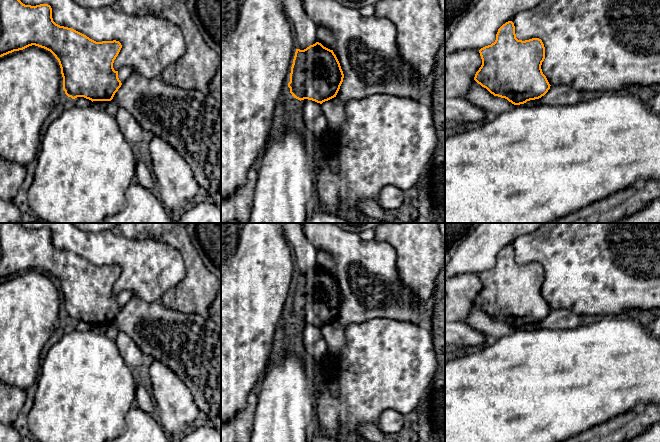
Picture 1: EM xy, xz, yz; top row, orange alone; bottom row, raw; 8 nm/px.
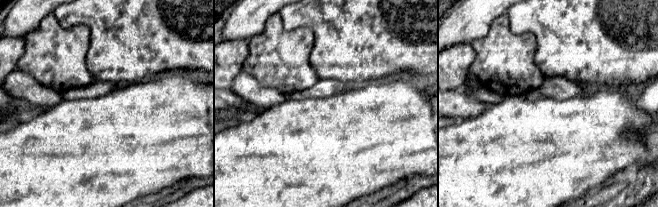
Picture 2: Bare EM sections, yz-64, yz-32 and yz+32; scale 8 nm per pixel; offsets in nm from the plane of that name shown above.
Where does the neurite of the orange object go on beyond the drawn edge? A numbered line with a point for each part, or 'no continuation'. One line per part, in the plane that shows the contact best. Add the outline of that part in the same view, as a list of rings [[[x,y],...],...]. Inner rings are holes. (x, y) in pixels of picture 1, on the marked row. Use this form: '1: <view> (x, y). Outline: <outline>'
no continuation

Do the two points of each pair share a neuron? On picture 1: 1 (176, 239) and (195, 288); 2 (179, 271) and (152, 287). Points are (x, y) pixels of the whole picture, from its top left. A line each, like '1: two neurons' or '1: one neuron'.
1: one neuron
2: one neuron

